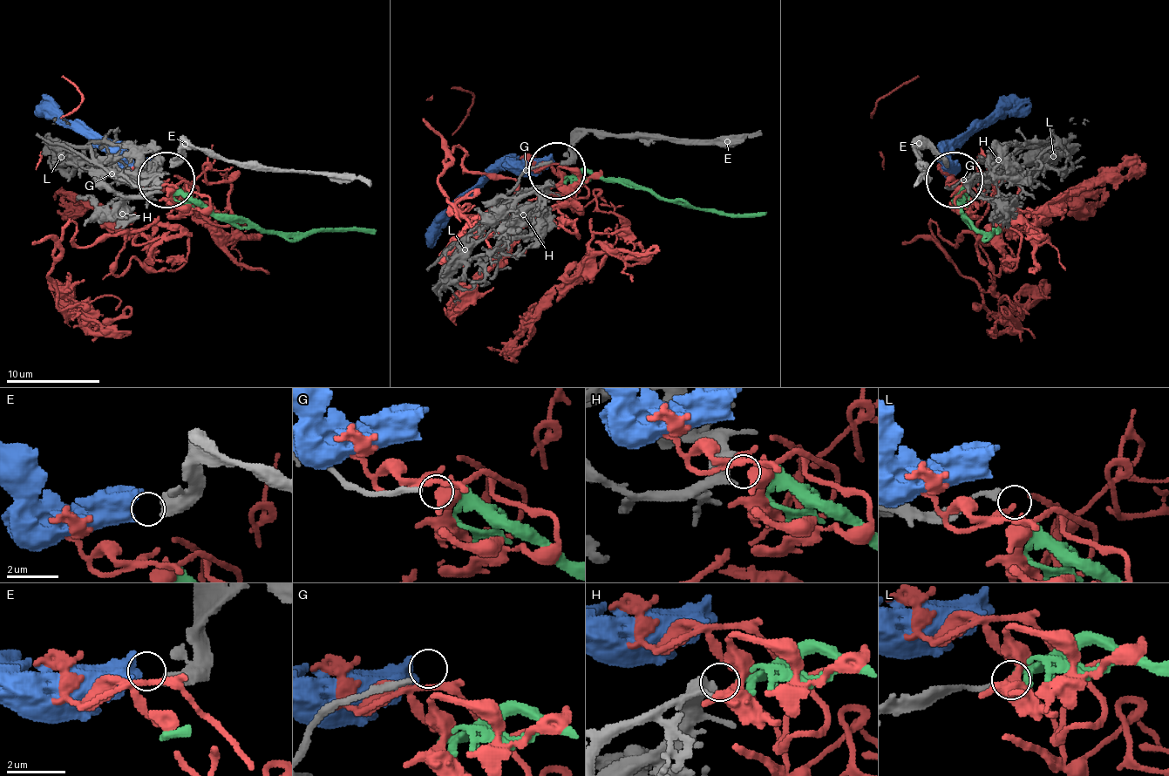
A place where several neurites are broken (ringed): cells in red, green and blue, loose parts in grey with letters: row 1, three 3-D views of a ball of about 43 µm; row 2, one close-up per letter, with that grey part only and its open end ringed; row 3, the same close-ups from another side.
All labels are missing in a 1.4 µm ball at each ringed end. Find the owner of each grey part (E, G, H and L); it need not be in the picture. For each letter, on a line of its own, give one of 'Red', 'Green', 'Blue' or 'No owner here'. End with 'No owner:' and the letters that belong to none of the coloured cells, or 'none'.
E: Blue
G: No owner here
H: Green
L: Red
No owner: G

